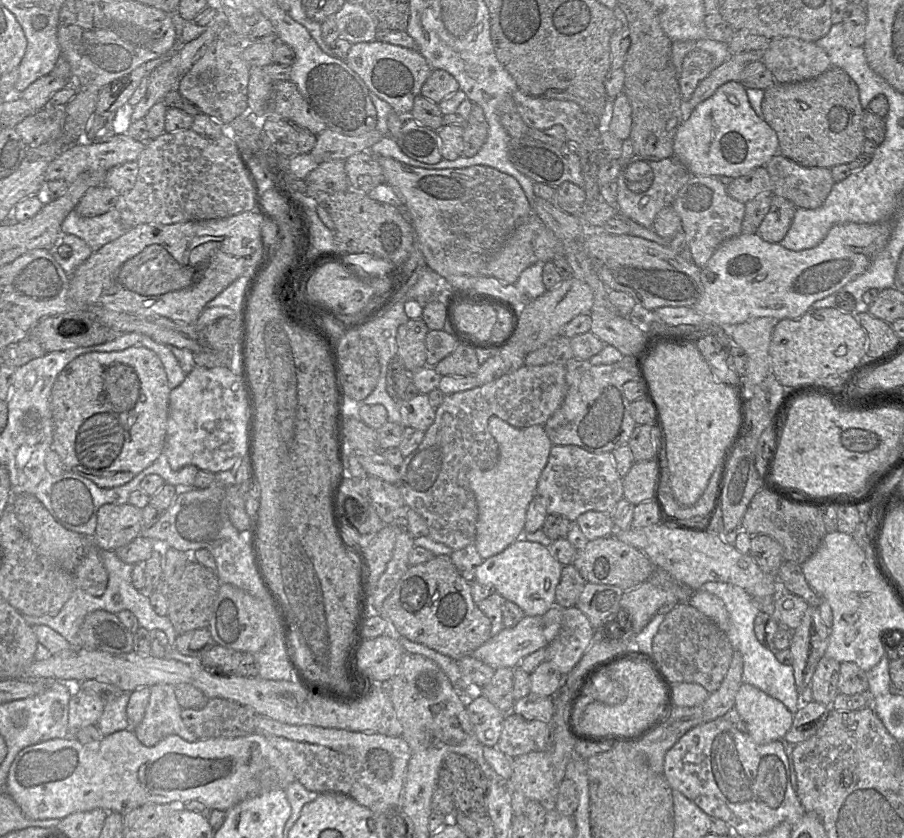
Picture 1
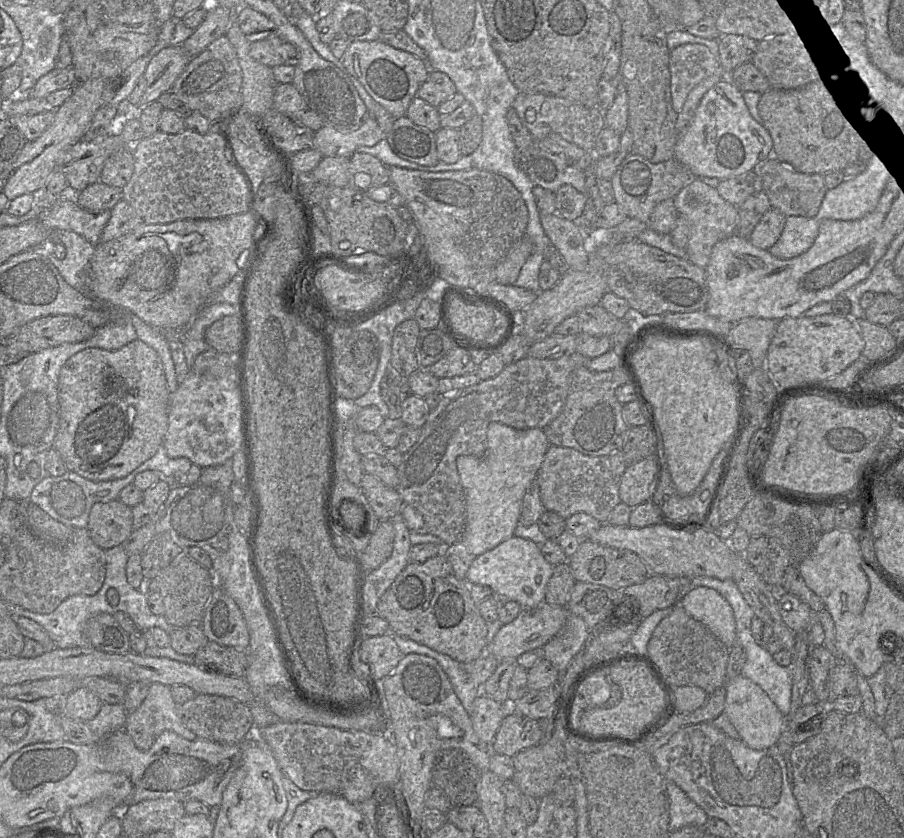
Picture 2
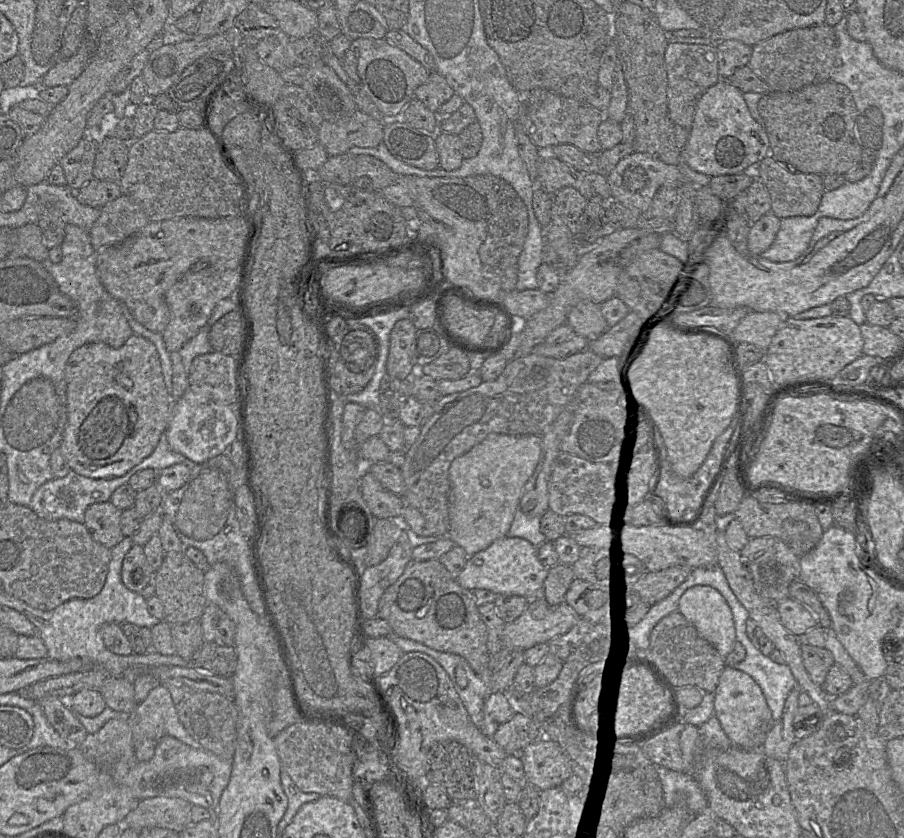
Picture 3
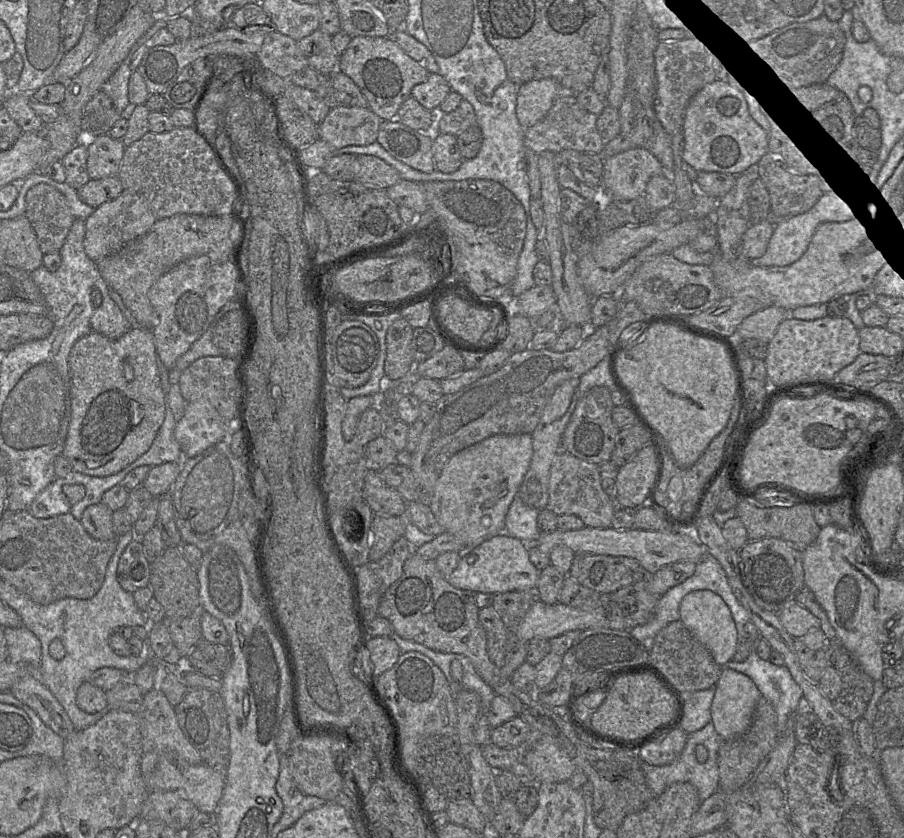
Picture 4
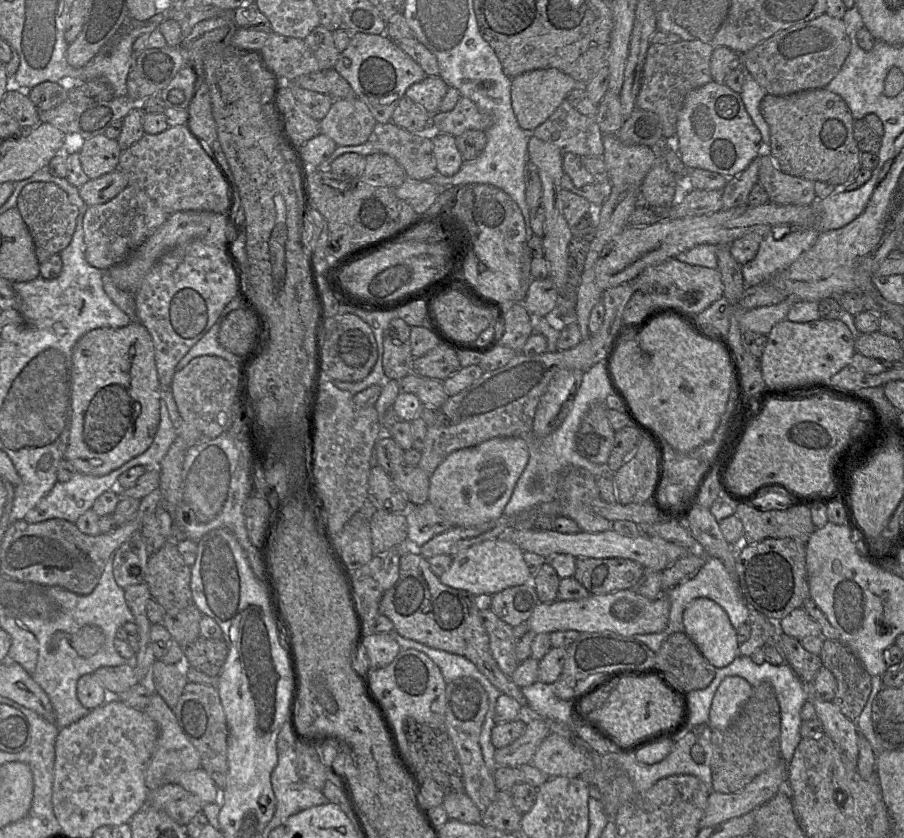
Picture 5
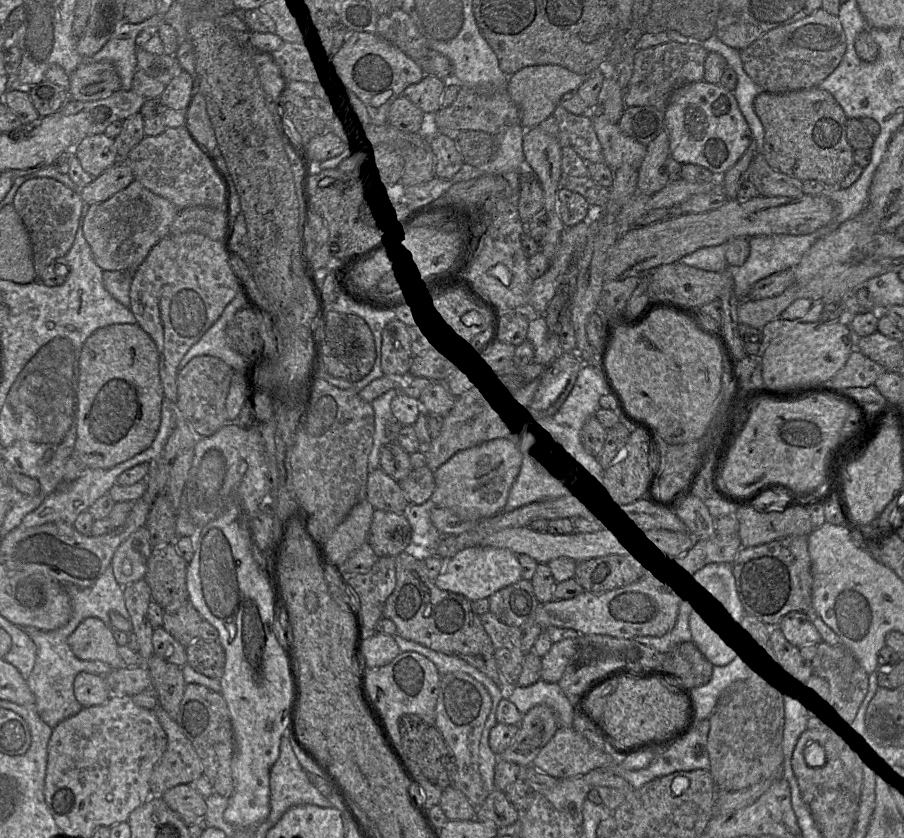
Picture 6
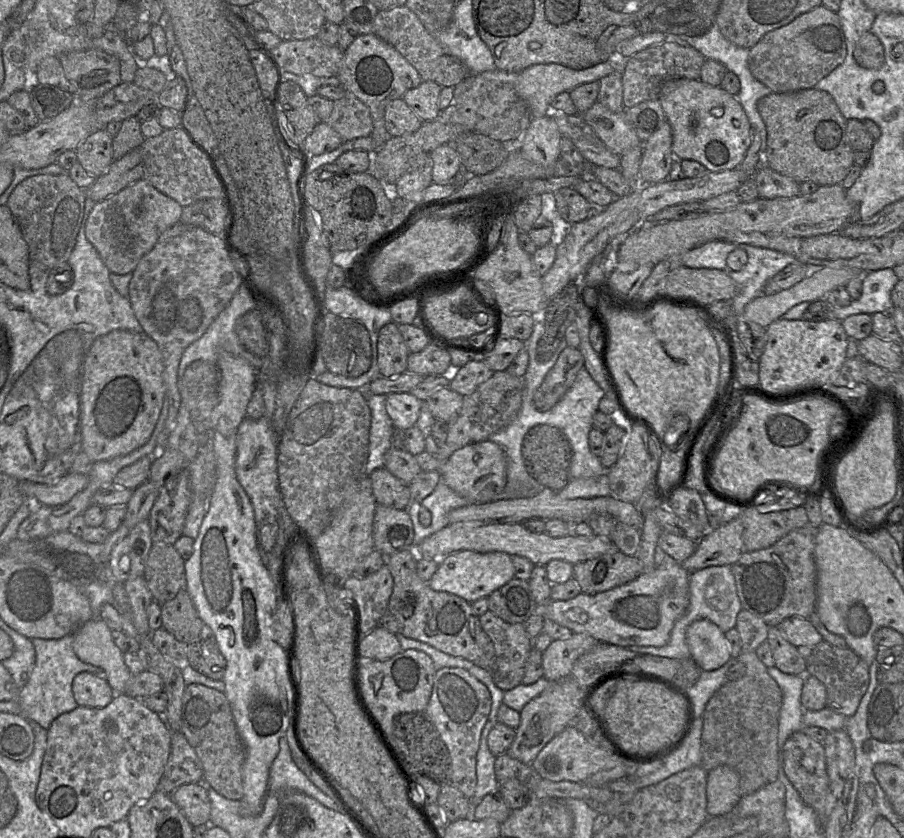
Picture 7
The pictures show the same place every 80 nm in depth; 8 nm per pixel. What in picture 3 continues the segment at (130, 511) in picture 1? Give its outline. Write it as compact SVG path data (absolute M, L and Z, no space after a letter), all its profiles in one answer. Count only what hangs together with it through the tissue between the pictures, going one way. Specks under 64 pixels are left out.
M109 501L95 503L87 507L83 524L96 542L111 549L124 537L121 513L122 510Z

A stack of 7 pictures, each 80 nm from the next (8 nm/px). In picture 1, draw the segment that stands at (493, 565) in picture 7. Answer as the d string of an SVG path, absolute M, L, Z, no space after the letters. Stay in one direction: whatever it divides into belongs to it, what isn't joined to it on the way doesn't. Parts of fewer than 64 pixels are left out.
M519 538L497 555L489 557L477 567L474 581L490 586L506 601L517 604L528 616L545 614L555 605L555 590L561 578L563 565L537 542Z

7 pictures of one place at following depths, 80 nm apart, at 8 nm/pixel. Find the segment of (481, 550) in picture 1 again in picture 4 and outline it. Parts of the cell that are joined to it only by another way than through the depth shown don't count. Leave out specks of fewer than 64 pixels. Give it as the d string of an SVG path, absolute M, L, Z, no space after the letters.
M531 434L493 435L453 455L444 465L430 498L430 508L437 521L461 540L466 549L503 532L506 514L528 472L532 456Z

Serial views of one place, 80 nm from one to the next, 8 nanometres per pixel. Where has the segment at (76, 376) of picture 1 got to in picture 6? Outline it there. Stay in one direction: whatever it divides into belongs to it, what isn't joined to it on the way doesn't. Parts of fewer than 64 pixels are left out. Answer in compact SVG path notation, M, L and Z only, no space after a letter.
M137 323L115 324L96 330L84 342L79 357L76 404L74 404L77 423L77 438L74 446L73 456L78 457L87 468L108 469L143 452L152 444L157 434L161 419L163 397L164 393L159 376L159 354L155 343L149 337L149 335Z

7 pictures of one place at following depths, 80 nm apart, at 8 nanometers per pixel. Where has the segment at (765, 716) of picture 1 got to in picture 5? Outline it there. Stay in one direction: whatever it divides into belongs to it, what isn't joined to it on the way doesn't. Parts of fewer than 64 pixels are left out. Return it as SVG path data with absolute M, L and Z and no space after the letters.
M727 676L720 683L710 707L709 725L712 729L728 728L749 699L753 687L744 678Z

